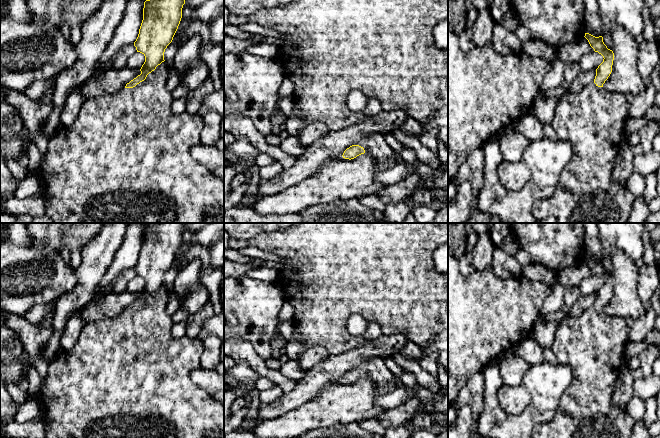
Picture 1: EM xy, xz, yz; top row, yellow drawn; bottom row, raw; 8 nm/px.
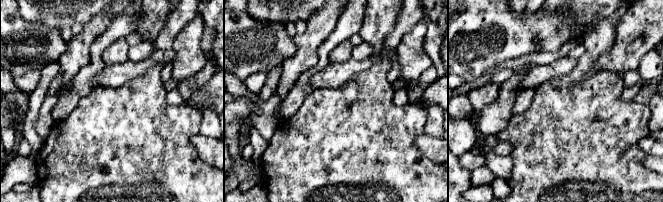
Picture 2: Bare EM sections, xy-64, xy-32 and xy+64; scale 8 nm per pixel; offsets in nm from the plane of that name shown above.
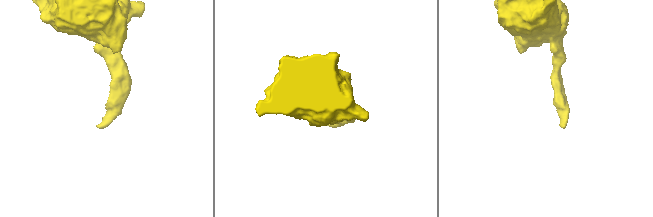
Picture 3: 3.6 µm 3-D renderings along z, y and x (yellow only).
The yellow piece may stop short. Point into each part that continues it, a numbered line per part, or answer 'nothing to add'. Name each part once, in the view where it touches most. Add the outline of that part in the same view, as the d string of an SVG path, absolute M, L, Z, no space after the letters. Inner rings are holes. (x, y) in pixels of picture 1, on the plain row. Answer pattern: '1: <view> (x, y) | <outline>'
1: xy (126, 377) | M165 285L162 286L147 299L144 305L133 312L123 312L115 318L86 322L76 344L71 349L60 351L49 363L44 386L38 394L42 406L42 417L49 419L45 422L45 438L206 438L210 431L224 433L224 405L214 400L192 379L193 371L201 367L203 352L201 338L184 336L174 339L171 335L174 323L171 316L166 313L169 290Z

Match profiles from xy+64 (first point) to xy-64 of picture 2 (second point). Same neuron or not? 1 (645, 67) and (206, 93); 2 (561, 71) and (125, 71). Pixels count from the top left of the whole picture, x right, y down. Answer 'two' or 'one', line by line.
1: two
2: one

